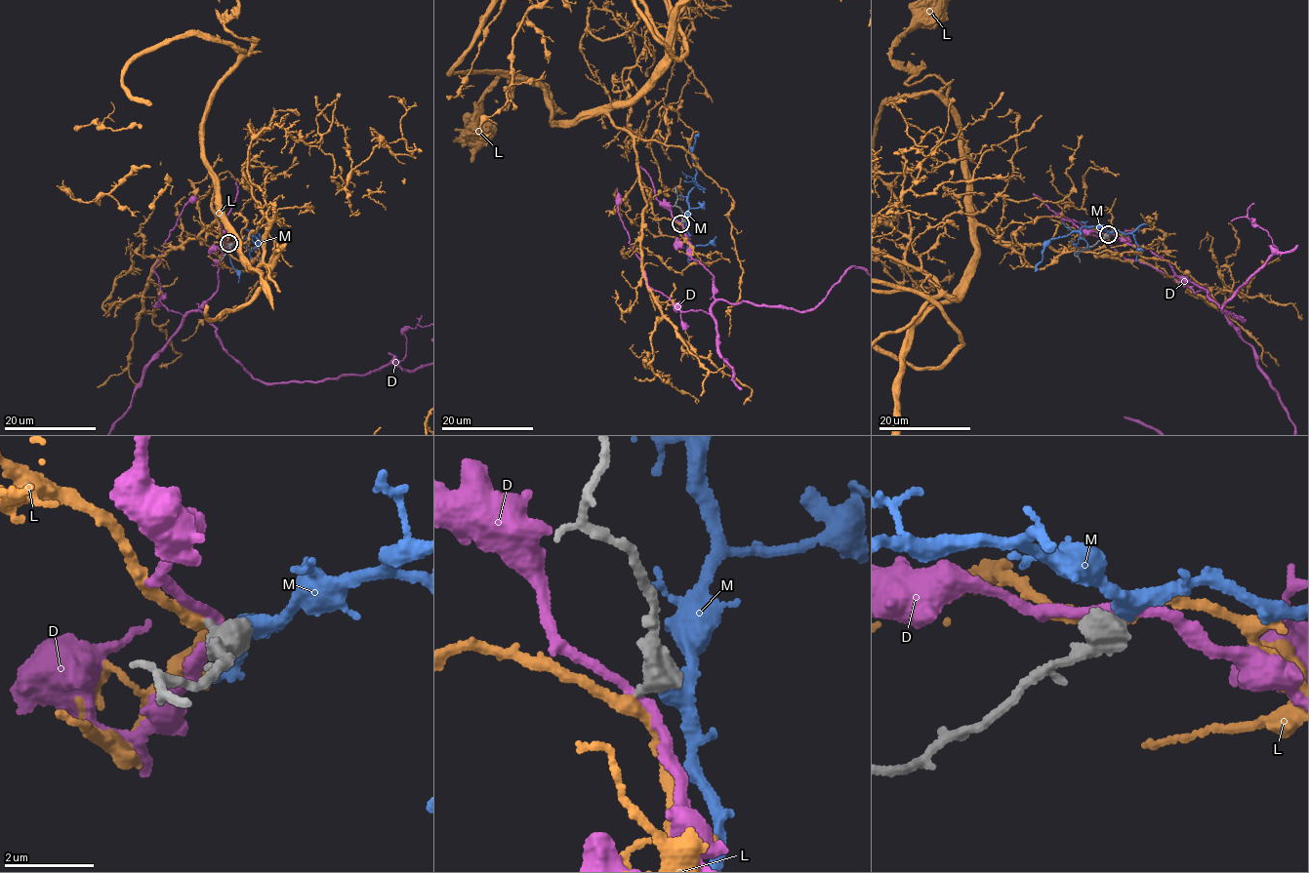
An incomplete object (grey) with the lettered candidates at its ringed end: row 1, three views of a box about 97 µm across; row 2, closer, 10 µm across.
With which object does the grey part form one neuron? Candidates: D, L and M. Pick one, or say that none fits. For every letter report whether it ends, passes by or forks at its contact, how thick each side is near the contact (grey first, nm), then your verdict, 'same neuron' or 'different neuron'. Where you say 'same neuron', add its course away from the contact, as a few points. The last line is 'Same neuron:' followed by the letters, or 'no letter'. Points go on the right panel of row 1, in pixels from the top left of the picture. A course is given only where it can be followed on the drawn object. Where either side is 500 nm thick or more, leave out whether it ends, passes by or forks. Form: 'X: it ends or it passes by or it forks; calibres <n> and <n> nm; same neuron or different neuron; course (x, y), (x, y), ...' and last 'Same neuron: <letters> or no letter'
D: calibres 550 and 200 nm; different neuron
L: calibres 500 and 260 nm; same neuron; course (1108, 234), (1058, 252), (974, 218), (948, 86), (908, 85), (891, 59), (930, 13)
M: calibres 650 and 360 nm; different neuron
Same neuron: L

